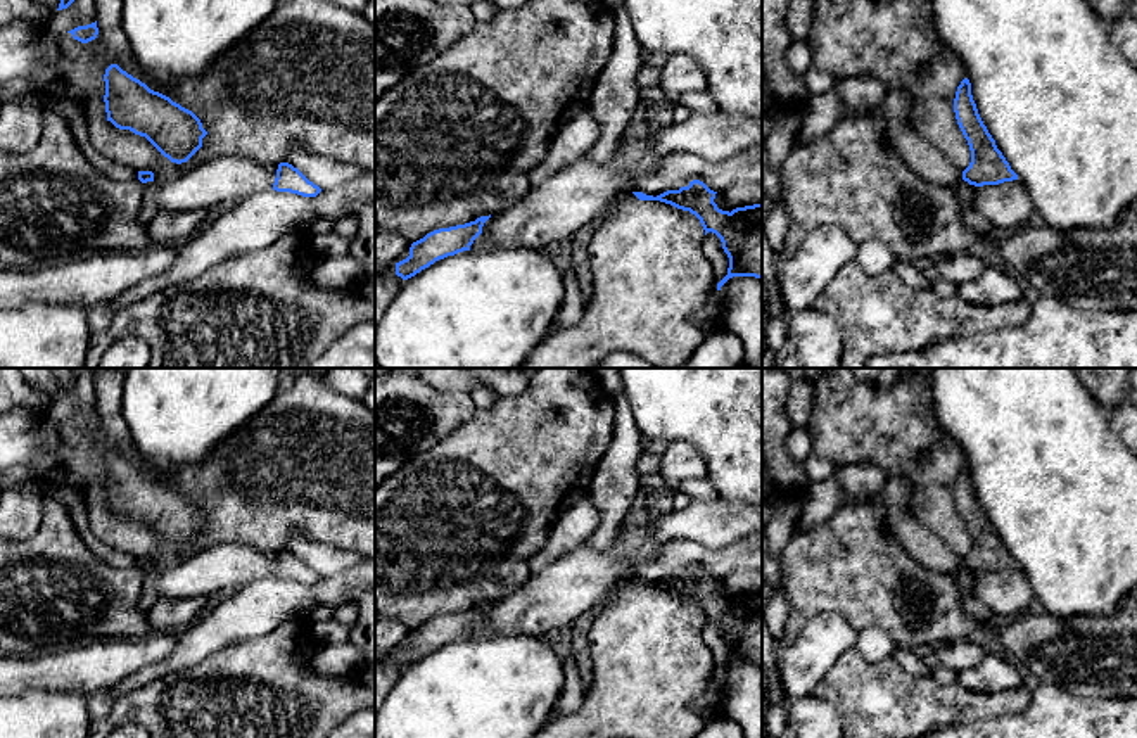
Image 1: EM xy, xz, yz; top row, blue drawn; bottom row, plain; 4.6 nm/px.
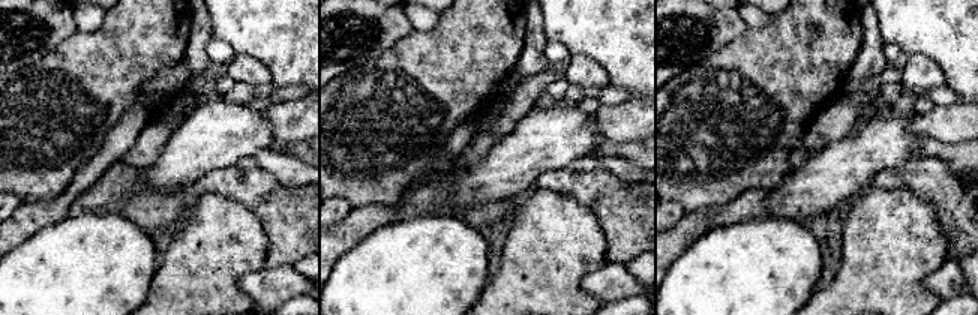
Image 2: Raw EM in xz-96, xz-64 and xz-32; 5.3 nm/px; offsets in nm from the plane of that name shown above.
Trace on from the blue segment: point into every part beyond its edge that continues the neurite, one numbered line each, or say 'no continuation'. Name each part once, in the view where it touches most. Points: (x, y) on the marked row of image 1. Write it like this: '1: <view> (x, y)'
no continuation

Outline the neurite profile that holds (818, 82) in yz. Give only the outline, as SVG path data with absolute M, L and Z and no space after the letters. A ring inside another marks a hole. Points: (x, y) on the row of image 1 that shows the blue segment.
M816 66L809 67L804 74L804 80L810 93L824 93L835 88L835 76L817 69Z

